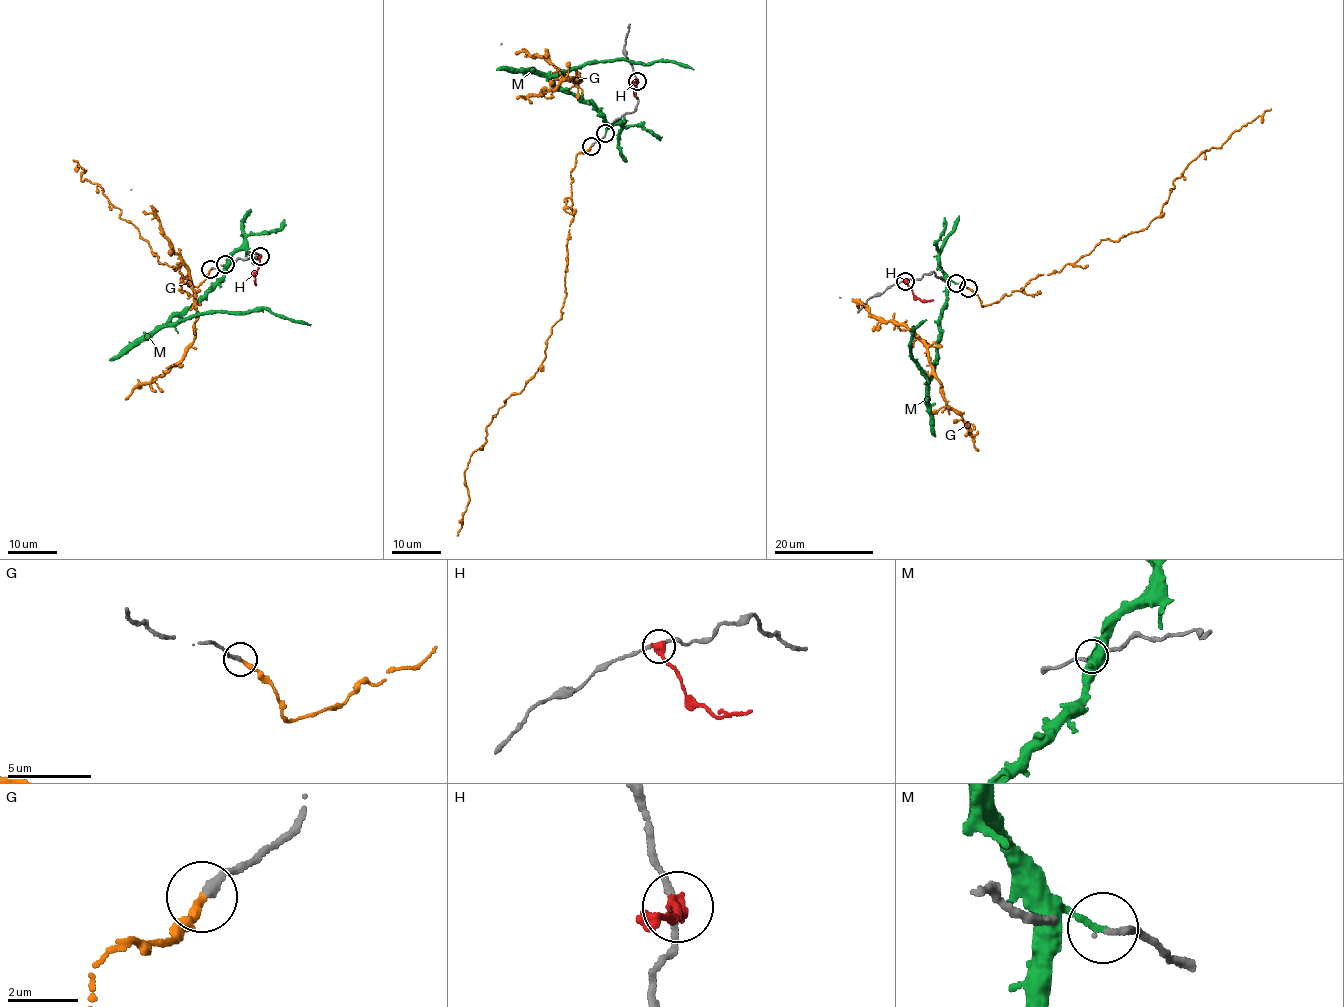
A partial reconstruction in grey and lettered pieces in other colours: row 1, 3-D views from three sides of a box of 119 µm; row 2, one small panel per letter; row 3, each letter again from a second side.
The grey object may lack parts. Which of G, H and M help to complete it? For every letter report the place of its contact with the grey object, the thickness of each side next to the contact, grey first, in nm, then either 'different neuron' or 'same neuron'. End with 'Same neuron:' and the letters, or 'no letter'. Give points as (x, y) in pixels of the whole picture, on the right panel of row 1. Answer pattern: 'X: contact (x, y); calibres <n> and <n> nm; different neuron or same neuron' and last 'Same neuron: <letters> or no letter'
G: contact (968, 288); calibres 260 and 240 nm; same neuron
H: contact (905, 281); calibres 190 and 420 nm; different neuron
M: contact (956, 283); calibres 170 and 160 nm; different neuron
Same neuron: G

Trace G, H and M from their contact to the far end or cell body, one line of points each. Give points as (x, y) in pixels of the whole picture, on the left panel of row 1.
G: (211, 269), (193, 288), (180, 265), (174, 270), (160, 263), (103, 188), (81, 180), (84, 170), (73, 159)
H: (260, 255), (256, 285)
M: (225, 265), (227, 262), (224, 278), (169, 324), (206, 312), (269, 309), (310, 325)

